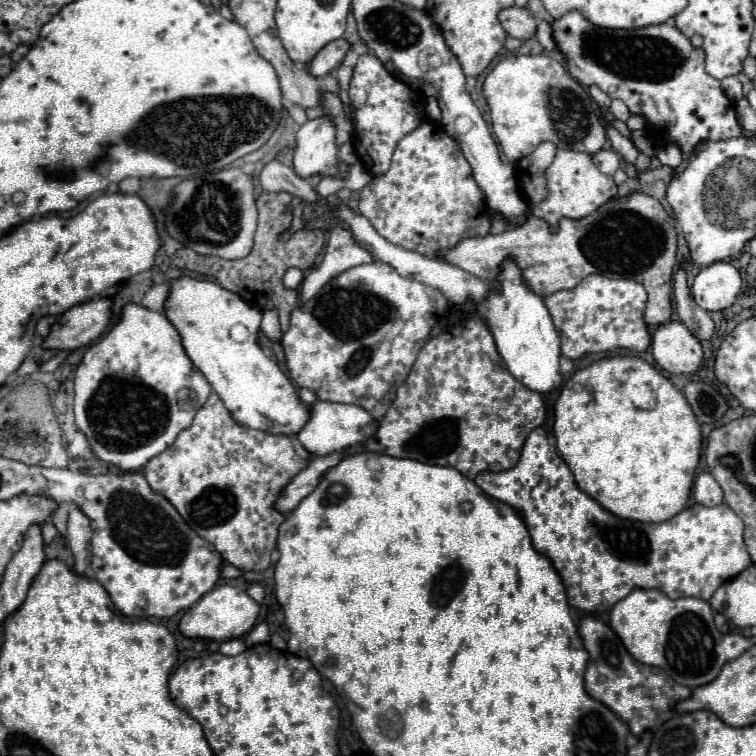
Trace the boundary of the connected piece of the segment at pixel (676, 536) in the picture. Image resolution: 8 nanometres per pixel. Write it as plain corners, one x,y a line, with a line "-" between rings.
536,427
528,435
516,467
500,473
484,471
474,479
474,483
490,497
508,503
522,517
530,531
534,549
546,555
558,571
566,587
568,603
586,613
608,613
612,605
626,597
634,587
660,589
670,599
698,597
708,601
724,581
736,577
752,563
742,537
744,525
726,503
716,507
704,507
696,503
662,523
624,521
608,513
592,497
576,487
570,469
558,455
556,447
548,441
548,435
542,427

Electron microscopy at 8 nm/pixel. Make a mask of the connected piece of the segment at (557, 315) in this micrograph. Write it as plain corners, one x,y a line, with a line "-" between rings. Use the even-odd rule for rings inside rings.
588,275
578,287
544,297
556,331
560,333
560,351
568,359
580,359
586,353
606,353
628,349
642,353
650,345
650,331
642,319
646,289
634,279
608,279

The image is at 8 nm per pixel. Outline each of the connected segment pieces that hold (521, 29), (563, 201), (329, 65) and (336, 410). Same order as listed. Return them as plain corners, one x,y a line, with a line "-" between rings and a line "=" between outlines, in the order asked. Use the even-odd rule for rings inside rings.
506,7
498,13
498,19
506,33
516,39
528,39
536,31
536,19
526,7
=
558,149
552,165
546,169
546,183
548,183
548,197
536,205
530,205
530,213
538,219
544,219
550,225
550,231
558,231
558,223
564,217
570,219
582,219
586,215
592,215
600,205
604,205
608,199
614,199
618,193
618,187
610,175
604,175
596,169
592,163
592,157
580,151
568,151
=
336,39
336,41
332,41
332,43
328,43
326,47
322,47
320,51
318,51
318,55
312,59
312,63
310,63
310,73
314,75
314,77
324,77
324,75
328,75
332,69
336,69
336,67
340,67
340,63
342,63
342,59
344,59
344,55
350,51
350,43
346,41
346,39
=
314,401
310,407
310,419
308,423
296,433
298,441
302,447
312,455
312,457
322,457
330,455
348,447
354,447
368,437
374,435
378,423
370,417
368,411
364,411
358,405
344,405
344,403
330,403
330,401

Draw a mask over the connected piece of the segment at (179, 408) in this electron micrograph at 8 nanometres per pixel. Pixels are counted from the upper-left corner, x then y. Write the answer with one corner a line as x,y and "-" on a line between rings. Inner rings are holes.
128,303
128,305
124,305
124,309
122,309
122,313
120,313
120,319
116,321
116,325
114,325
106,335
102,335
94,345
90,345
90,347
86,349
82,361
80,361
80,365
78,365
78,369
76,369
76,377
74,377
74,419
76,419
78,431
82,431
82,433
88,437
90,449
92,449
92,453
94,453
98,459
102,459
102,461
108,463
108,465
118,467
122,473
134,473
134,471
140,471
152,457
156,457
156,455
160,455
162,451
166,451
166,449
174,443
174,439
178,437
178,433
184,431
184,429
188,429
188,427
192,425
192,419
194,419
196,411
206,403
208,395
210,395
210,383
208,383
206,377
192,365
192,361
186,357
184,347
182,347
182,341
180,341
180,335
178,335
178,331
170,325
170,321
166,319
166,315
164,315
164,313
158,313
158,311
150,311
150,309
146,309
146,307
142,307
142,305
136,305
136,303

